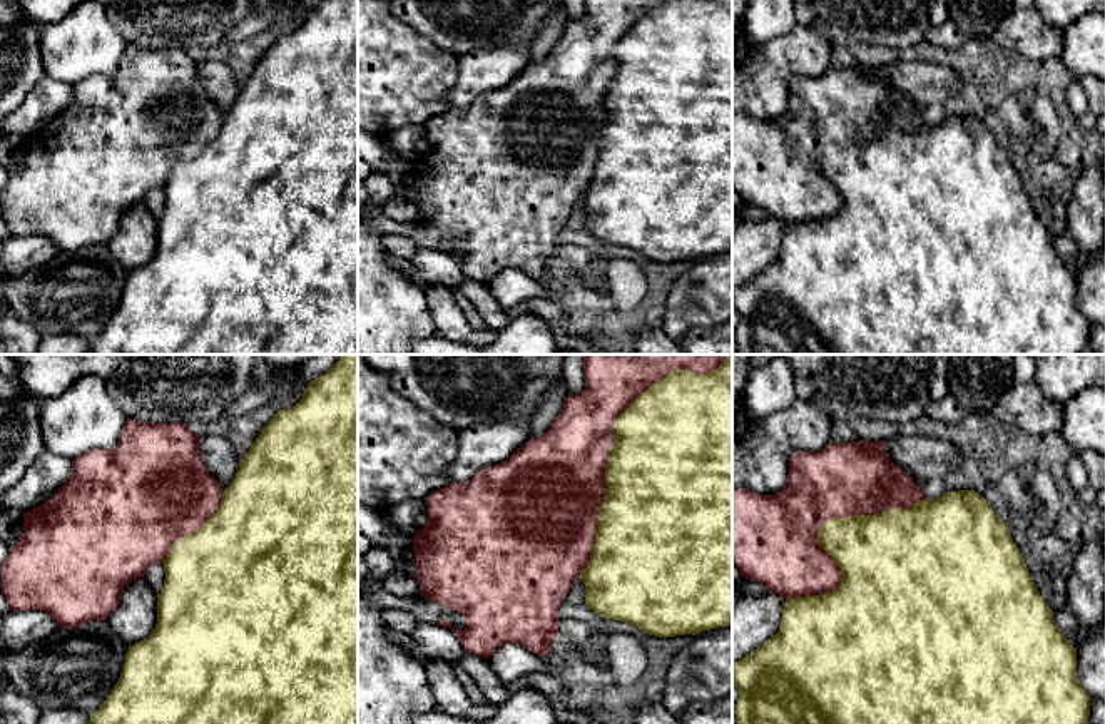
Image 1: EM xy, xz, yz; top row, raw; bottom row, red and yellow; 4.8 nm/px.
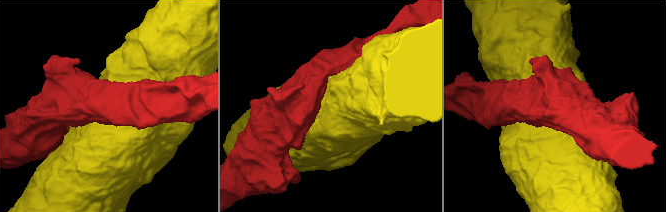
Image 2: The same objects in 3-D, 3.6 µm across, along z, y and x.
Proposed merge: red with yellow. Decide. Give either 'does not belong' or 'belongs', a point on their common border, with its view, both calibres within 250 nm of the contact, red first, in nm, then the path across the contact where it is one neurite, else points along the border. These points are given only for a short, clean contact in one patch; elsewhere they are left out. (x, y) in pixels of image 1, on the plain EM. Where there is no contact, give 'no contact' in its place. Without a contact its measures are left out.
does not belong; meets red in yz at (818, 154); 440 nm thick on the red side, 320 nm on the other

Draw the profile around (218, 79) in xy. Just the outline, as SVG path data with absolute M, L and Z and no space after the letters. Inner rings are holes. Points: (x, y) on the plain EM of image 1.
M199 60L199 79L209 100L229 112L241 89L234 72L221 60Z

